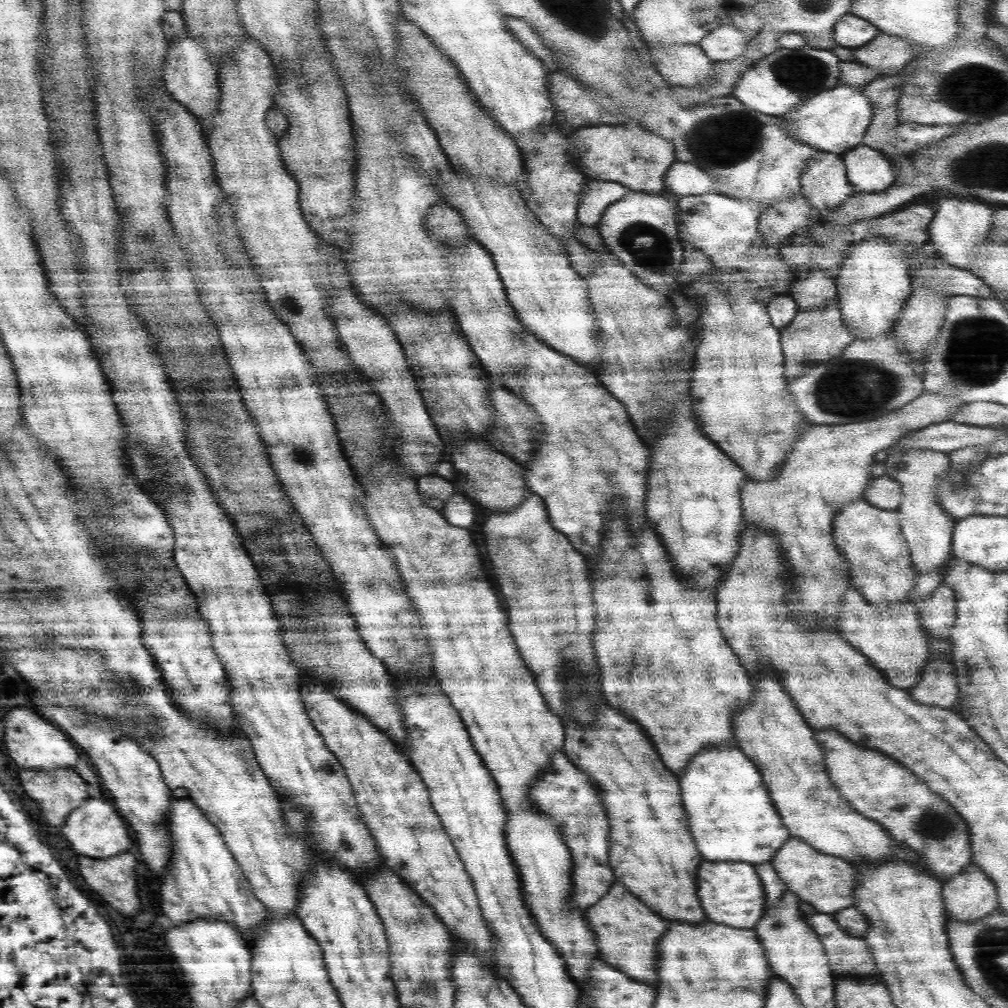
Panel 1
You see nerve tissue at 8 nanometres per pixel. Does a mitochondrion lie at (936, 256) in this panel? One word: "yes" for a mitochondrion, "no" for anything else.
no

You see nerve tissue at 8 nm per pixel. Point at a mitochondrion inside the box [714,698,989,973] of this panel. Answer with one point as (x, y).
(935, 826)

